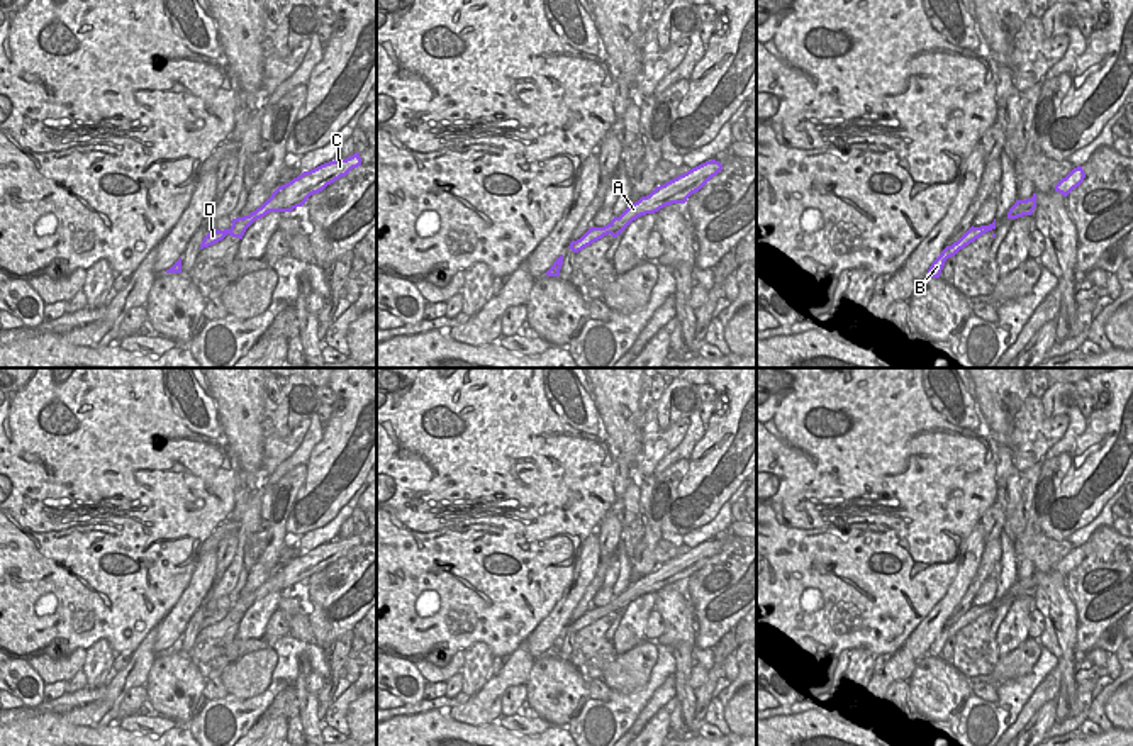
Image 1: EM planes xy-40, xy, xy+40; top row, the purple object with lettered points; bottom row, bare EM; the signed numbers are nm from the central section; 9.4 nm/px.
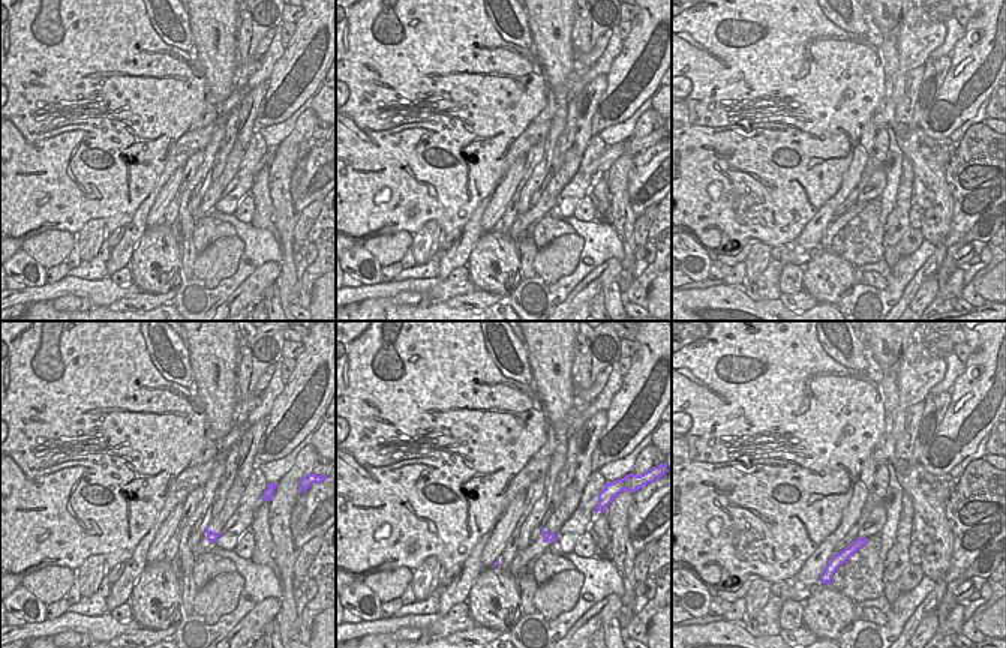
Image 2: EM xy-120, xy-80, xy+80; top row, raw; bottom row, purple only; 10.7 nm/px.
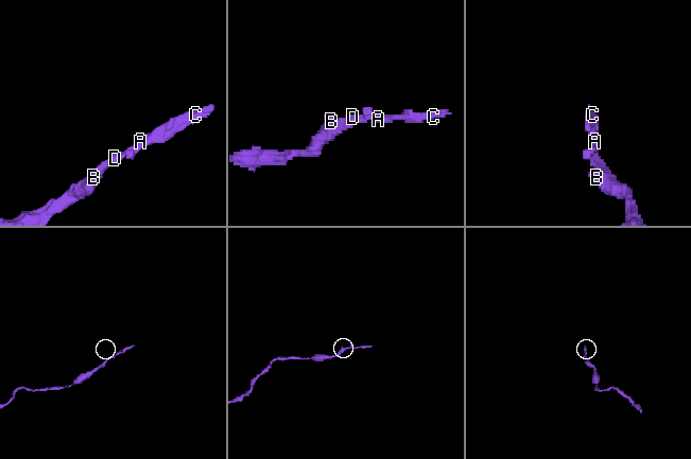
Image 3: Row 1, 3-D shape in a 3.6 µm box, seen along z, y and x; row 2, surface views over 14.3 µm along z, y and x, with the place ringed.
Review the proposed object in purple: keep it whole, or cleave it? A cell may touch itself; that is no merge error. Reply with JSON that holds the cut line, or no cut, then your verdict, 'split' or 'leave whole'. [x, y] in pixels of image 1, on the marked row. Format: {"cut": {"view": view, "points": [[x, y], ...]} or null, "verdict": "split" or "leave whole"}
{"cut": null, "verdict": "leave whole"}

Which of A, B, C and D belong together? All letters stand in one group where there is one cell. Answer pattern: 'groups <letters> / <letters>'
groups A B C D

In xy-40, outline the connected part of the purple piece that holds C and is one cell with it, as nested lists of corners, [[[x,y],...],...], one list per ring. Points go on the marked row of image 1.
[[[354,153],[346,159],[334,159],[310,171],[304,171],[292,181],[278,186],[271,197],[254,212],[232,219],[232,225],[229,229],[215,229],[214,232],[209,232],[204,237],[200,249],[222,241],[227,234],[243,239],[246,229],[254,220],[265,217],[270,212],[292,212],[293,209],[302,207],[310,195],[322,192],[327,185],[334,183],[341,176],[346,176],[353,168],[358,166],[361,166],[361,158],[360,153]]]

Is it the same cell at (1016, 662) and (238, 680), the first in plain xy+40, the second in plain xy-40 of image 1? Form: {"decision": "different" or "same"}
{"decision": "same"}

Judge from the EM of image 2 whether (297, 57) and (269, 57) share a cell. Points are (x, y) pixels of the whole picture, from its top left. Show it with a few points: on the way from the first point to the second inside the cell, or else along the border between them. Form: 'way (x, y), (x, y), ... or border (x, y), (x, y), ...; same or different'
border (285, 48), (267, 80); different

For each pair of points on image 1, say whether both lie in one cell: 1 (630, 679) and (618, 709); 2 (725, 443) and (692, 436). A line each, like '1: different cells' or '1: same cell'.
1: different cells
2: different cells

